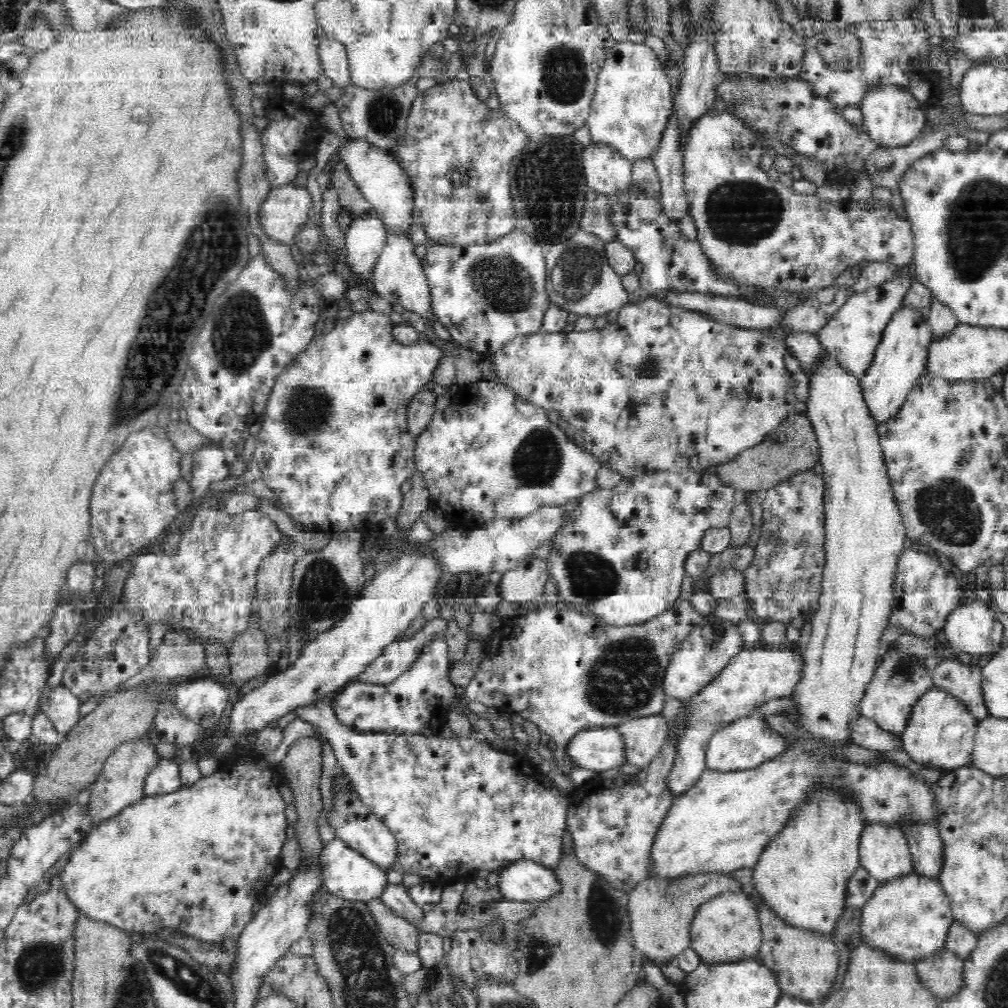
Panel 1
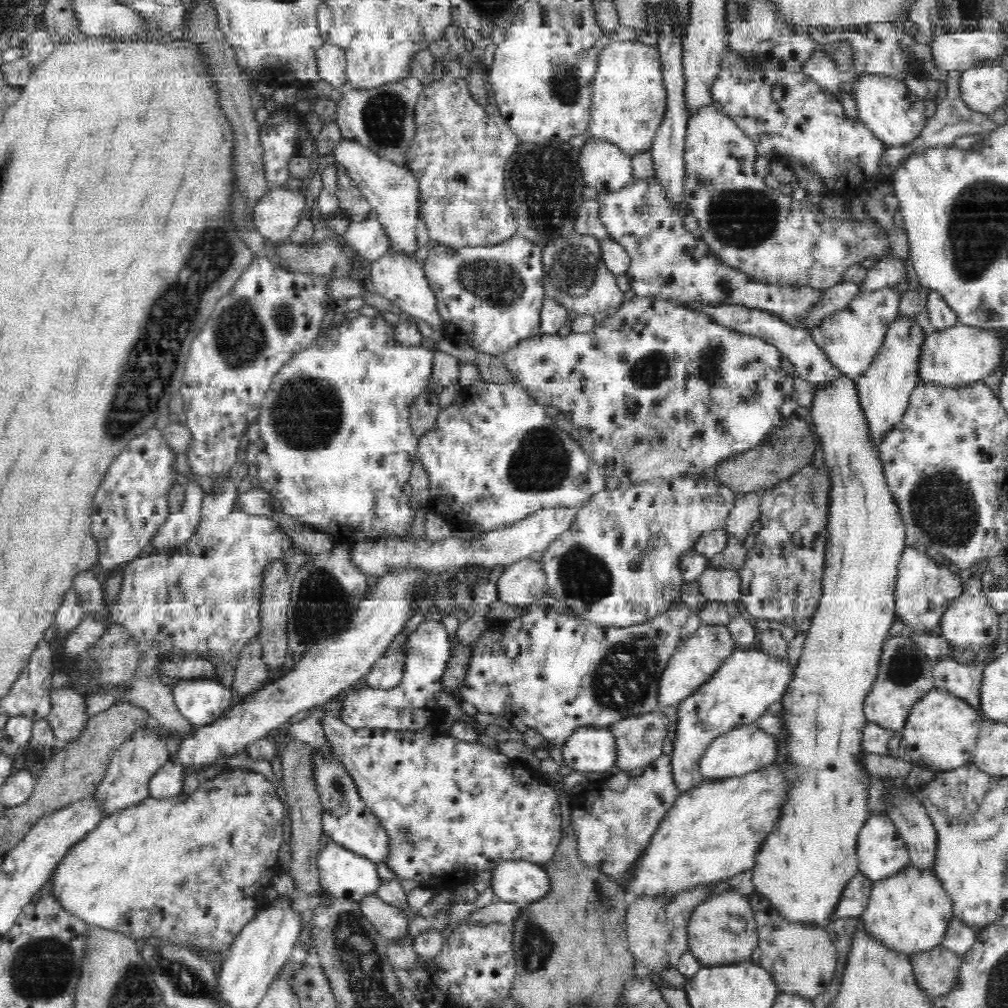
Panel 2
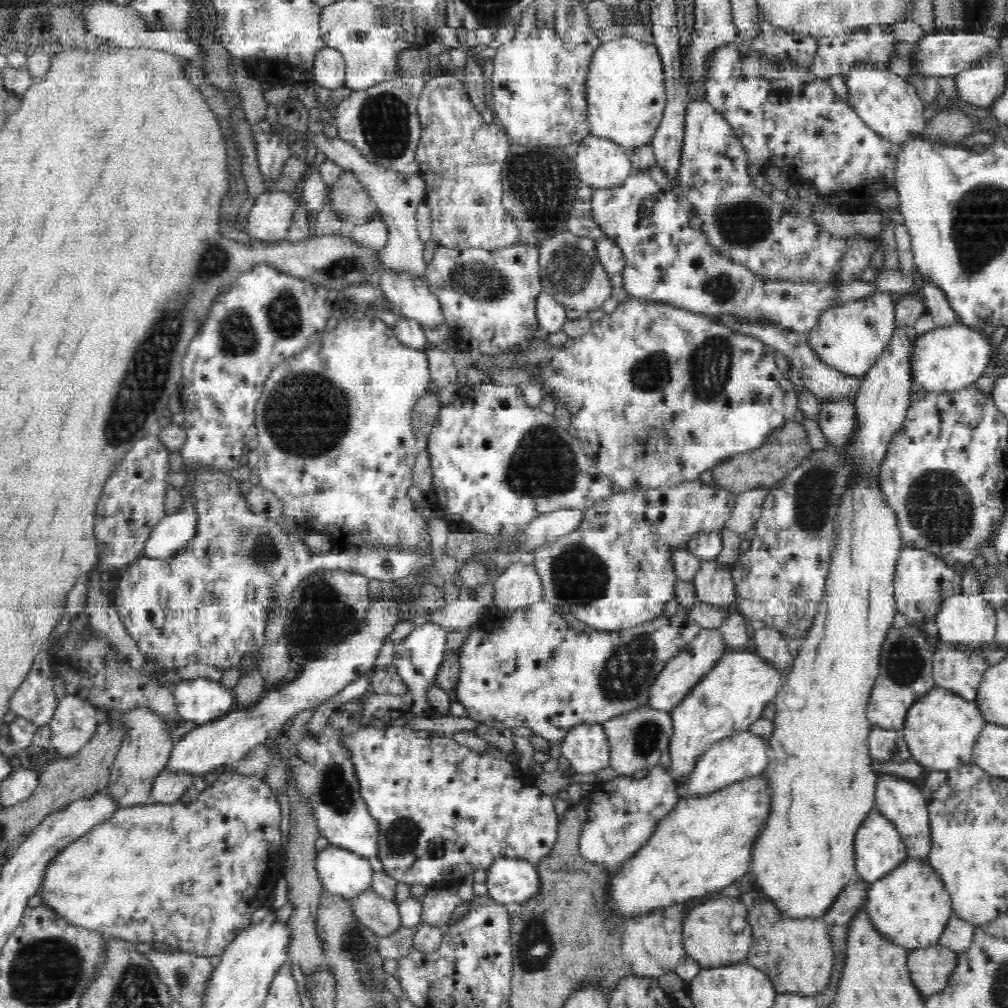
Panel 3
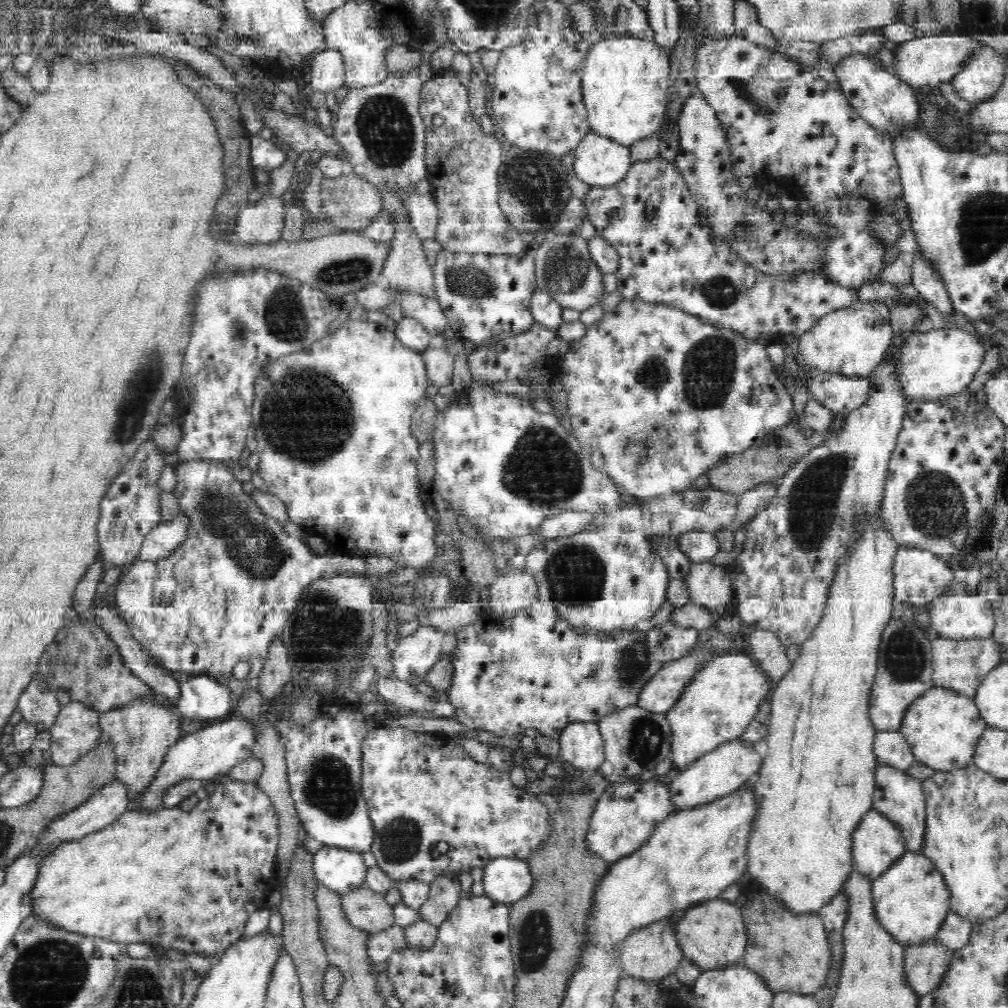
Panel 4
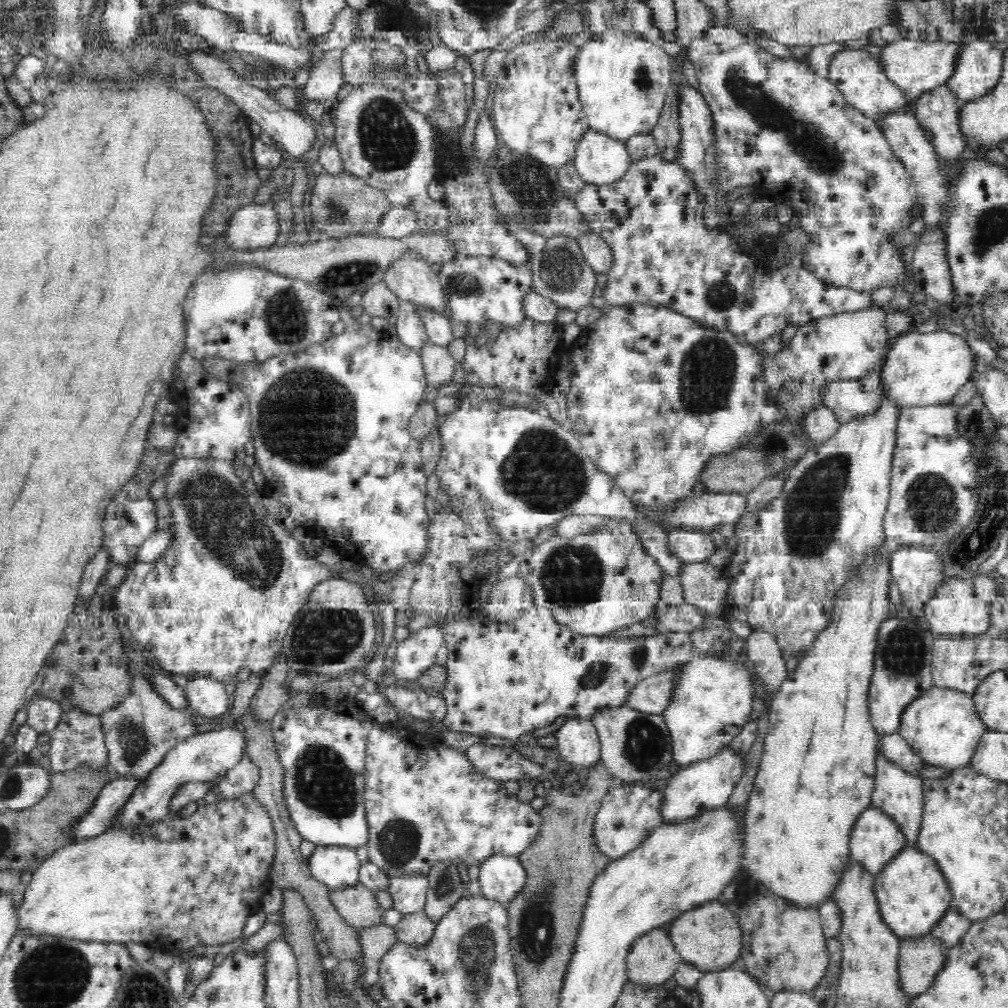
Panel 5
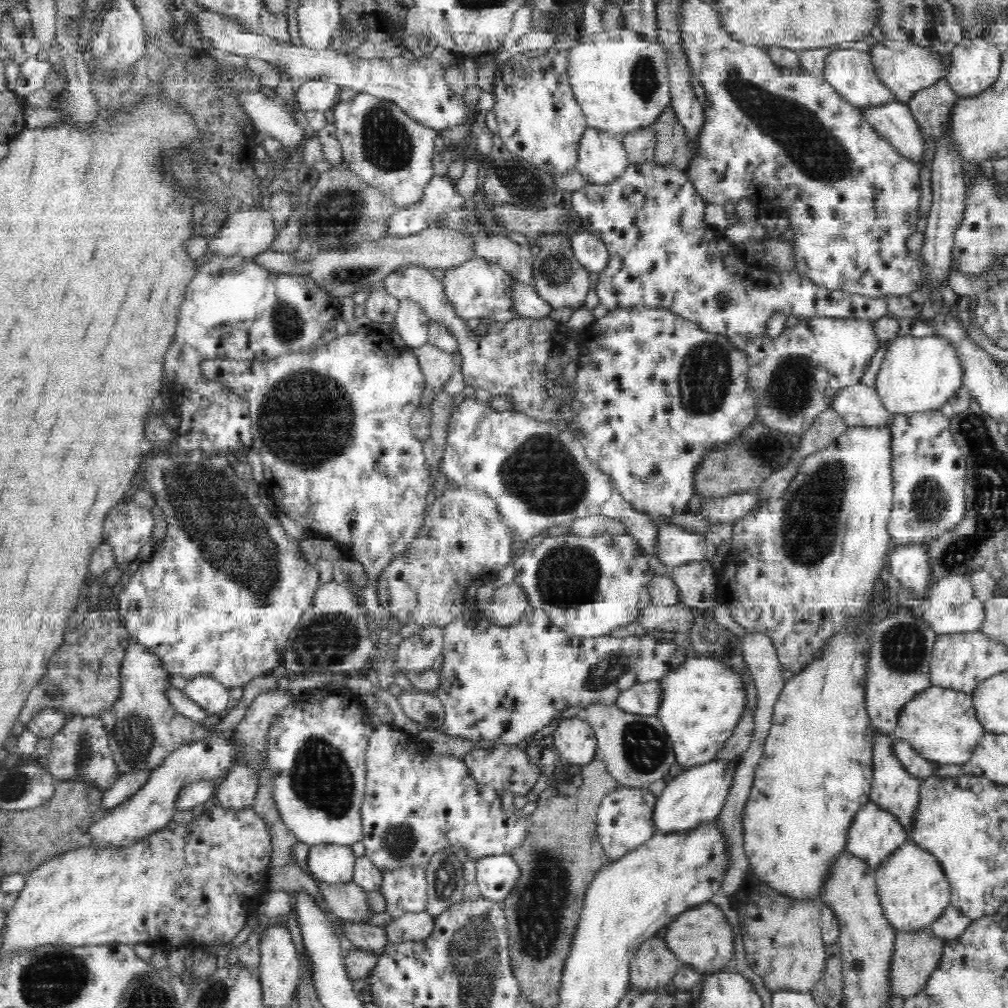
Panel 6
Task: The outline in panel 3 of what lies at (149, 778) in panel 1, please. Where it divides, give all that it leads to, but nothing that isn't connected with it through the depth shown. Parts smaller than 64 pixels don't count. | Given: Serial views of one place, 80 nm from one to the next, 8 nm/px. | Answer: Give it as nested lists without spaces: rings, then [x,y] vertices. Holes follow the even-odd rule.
[[[164,768],[151,788],[151,796],[147,803],[174,803],[179,801],[188,786],[192,786],[192,774],[183,770]]]

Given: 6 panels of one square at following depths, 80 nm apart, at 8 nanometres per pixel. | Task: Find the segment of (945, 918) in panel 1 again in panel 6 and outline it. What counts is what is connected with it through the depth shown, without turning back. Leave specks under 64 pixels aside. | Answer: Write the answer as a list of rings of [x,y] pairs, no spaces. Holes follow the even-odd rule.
[[[908,840],[875,870],[877,897],[883,915],[898,933],[926,930],[949,907],[951,888],[936,857]]]

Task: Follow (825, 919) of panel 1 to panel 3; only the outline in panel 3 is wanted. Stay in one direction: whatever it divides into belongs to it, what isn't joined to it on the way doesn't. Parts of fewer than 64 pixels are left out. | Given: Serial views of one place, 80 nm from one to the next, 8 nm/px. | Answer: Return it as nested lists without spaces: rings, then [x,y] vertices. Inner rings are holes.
[[[851,394],[830,395],[820,401],[817,407],[816,421],[818,422],[824,438],[827,440],[829,452],[836,453],[844,465],[848,465],[848,474],[844,476],[844,486],[840,486],[840,498],[836,500],[836,514],[833,515],[833,546],[829,551],[828,572],[825,578],[825,590],[822,600],[817,606],[816,616],[813,625],[805,636],[799,649],[799,654],[792,659],[793,665],[787,672],[787,683],[780,690],[775,698],[775,732],[770,737],[772,760],[768,770],[764,773],[770,775],[771,782],[774,783],[775,804],[771,812],[770,821],[767,822],[767,829],[759,838],[752,851],[752,862],[750,871],[756,878],[756,884],[762,888],[762,892],[772,900],[780,913],[786,916],[794,916],[796,919],[812,918],[824,920],[827,912],[834,906],[834,900],[838,894],[844,890],[845,886],[859,878],[855,863],[855,836],[857,830],[863,825],[866,817],[875,811],[875,788],[878,782],[872,767],[870,767],[871,754],[866,744],[866,736],[872,725],[867,719],[866,704],[869,694],[872,692],[875,680],[877,679],[880,667],[881,650],[888,631],[892,628],[894,616],[896,616],[896,603],[894,595],[894,582],[897,565],[904,545],[903,528],[900,527],[900,518],[896,511],[887,502],[887,494],[883,491],[883,485],[879,475],[879,469],[875,466],[867,466],[863,458],[854,457],[856,454],[855,442],[859,436],[859,413],[856,410],[855,397]]]

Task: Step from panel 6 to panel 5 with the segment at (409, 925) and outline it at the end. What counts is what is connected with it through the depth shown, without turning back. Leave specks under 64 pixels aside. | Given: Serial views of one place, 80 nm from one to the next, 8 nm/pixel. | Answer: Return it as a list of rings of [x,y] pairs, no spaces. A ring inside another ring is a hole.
[[[422,910],[405,915],[395,929],[400,942],[415,948],[424,948],[432,940],[436,925]]]

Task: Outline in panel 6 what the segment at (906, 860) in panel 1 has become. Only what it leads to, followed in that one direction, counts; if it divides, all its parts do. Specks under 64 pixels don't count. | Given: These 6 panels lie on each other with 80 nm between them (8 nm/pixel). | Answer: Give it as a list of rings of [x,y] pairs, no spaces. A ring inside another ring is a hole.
[[[874,803],[864,805],[862,809],[856,813],[852,826],[847,836],[846,852],[866,863],[872,871],[879,869],[879,866],[887,861],[900,847],[903,847],[907,841],[906,831],[904,827],[896,821],[896,817],[892,816],[885,809],[881,809]]]

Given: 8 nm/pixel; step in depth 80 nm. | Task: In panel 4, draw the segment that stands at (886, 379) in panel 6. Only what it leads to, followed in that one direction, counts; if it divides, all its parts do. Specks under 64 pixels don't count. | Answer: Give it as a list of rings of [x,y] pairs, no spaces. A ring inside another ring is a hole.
[[[959,327],[938,328],[928,332],[914,332],[906,337],[907,341],[901,350],[901,359],[899,360],[899,369],[905,395],[907,398],[938,398],[950,394],[956,394],[965,390],[976,378],[976,373],[980,370],[985,359],[989,342],[981,338],[976,332],[971,334],[968,330]]]

